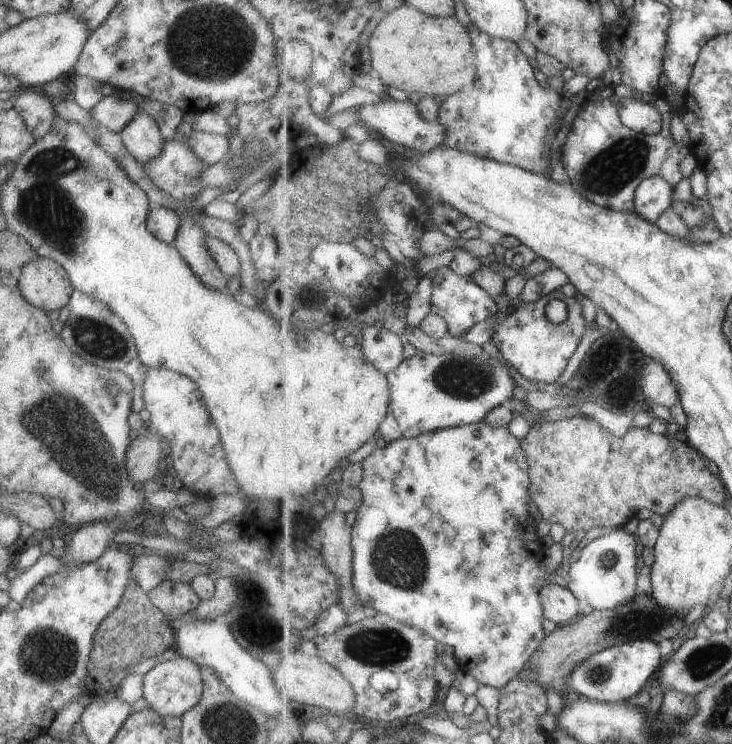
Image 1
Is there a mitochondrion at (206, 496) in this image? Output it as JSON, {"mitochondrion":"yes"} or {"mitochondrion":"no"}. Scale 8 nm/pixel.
{"mitochondrion":"no"}

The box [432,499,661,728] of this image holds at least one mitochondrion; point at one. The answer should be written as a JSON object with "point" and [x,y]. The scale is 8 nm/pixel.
{"point":[597,674]}

